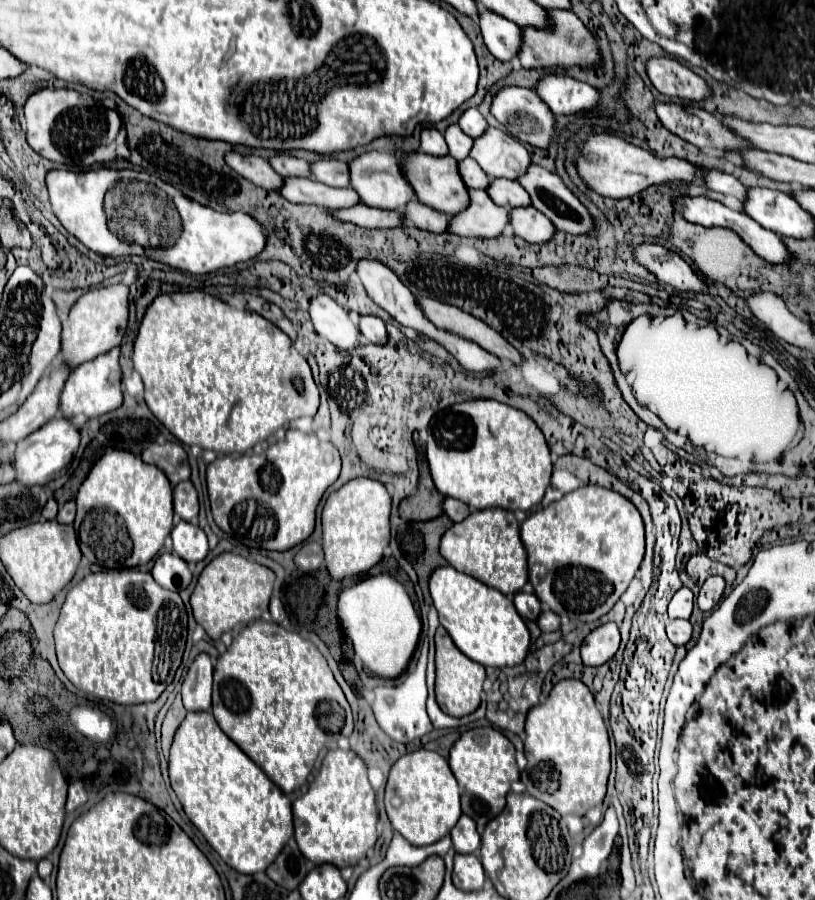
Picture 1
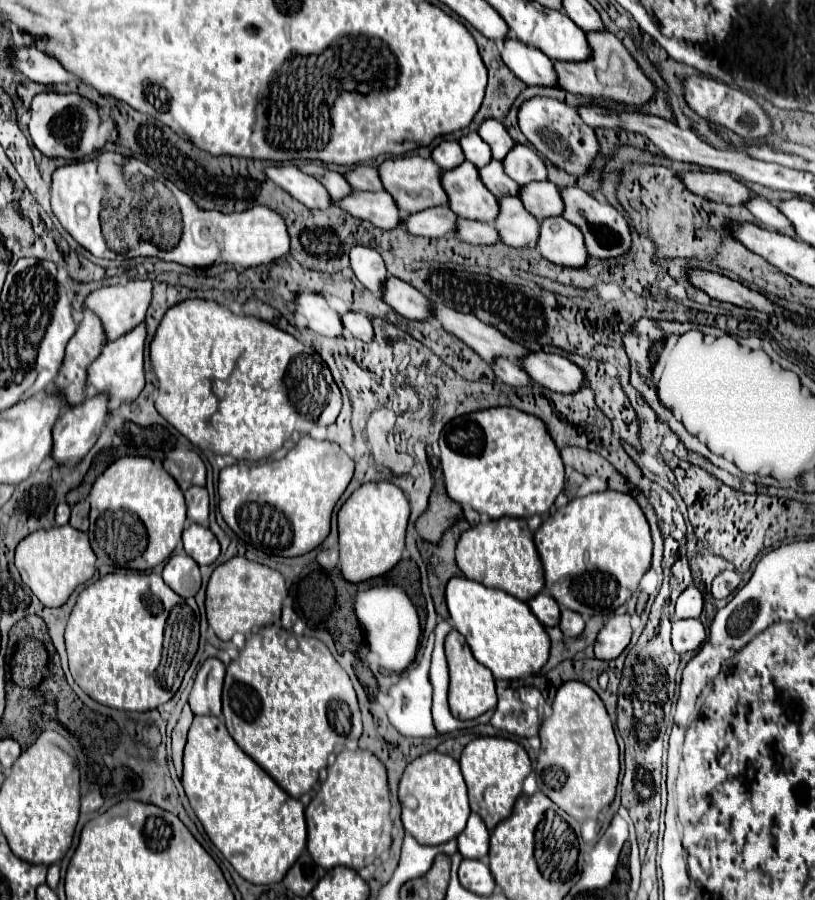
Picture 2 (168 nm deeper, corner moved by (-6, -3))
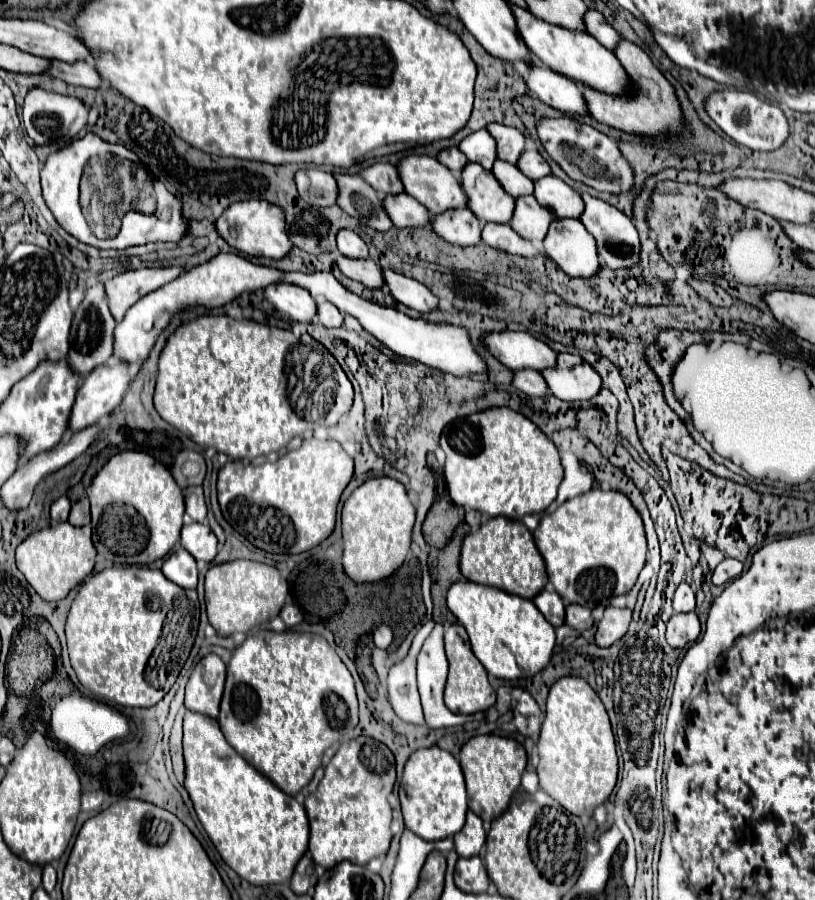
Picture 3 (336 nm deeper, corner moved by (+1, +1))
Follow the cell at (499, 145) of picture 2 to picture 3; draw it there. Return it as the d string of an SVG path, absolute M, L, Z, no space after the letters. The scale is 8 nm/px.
M492 123L488 125L488 131L498 143L498 159L504 159L508 163L518 163L524 147L526 147L526 137L518 129L512 129L508 125Z

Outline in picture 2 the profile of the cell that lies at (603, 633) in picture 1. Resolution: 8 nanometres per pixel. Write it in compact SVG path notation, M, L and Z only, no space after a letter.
M629 615L611 617L597 635L595 659L601 659L601 661L617 659L623 653L623 649L629 645L629 641L631 641Z

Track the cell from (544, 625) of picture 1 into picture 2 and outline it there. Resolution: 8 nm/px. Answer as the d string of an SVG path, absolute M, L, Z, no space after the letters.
M561 609L561 621L559 621L559 629L563 631L565 637L577 637L581 635L585 623L583 619L575 613L575 611L569 611L569 609Z

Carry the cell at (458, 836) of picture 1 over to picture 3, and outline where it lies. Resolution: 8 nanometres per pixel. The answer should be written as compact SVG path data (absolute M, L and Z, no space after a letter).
M468 811L466 825L462 827L462 831L454 835L454 849L460 857L474 857L480 853L484 843L486 843L486 831L482 827L482 821L476 813Z

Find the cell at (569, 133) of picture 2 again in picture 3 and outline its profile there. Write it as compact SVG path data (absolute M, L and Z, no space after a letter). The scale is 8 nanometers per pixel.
M564 115L560 119L542 119L538 123L538 137L548 155L568 173L570 179L580 181L596 191L606 191L614 195L628 193L634 187L634 169L624 159L618 145L594 127L588 127Z

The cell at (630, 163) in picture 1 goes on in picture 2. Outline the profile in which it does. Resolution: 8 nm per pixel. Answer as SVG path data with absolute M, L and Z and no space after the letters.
M687 171L679 173L679 179L683 179L683 185L705 199L711 199L715 203L727 203L727 205L741 205L747 201L753 191L749 191L743 183L733 179L729 173L719 171Z

